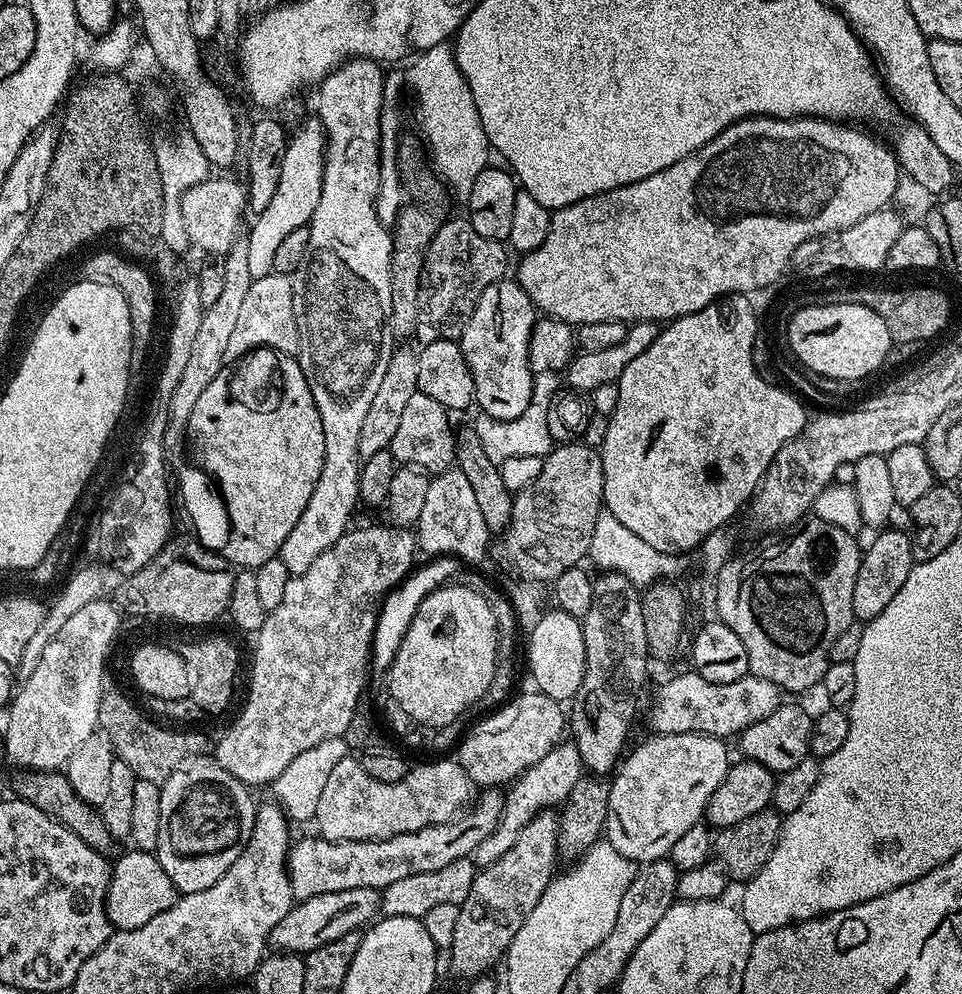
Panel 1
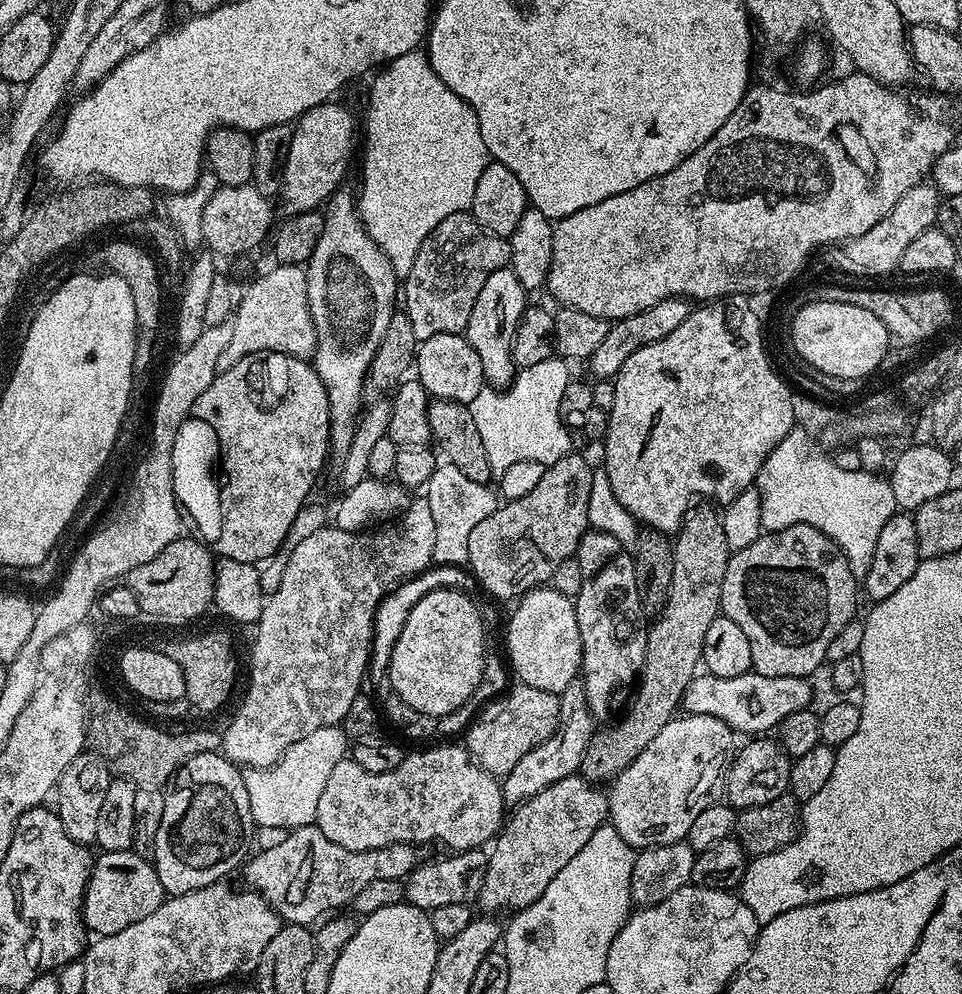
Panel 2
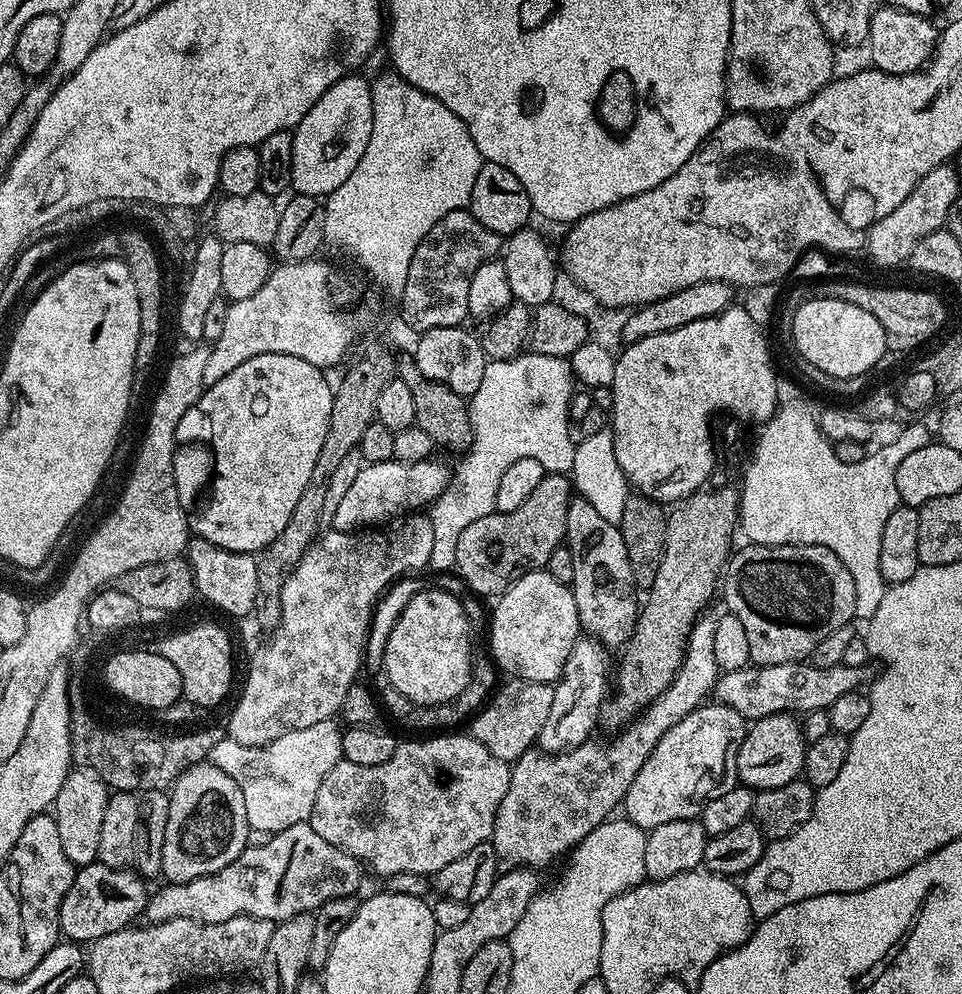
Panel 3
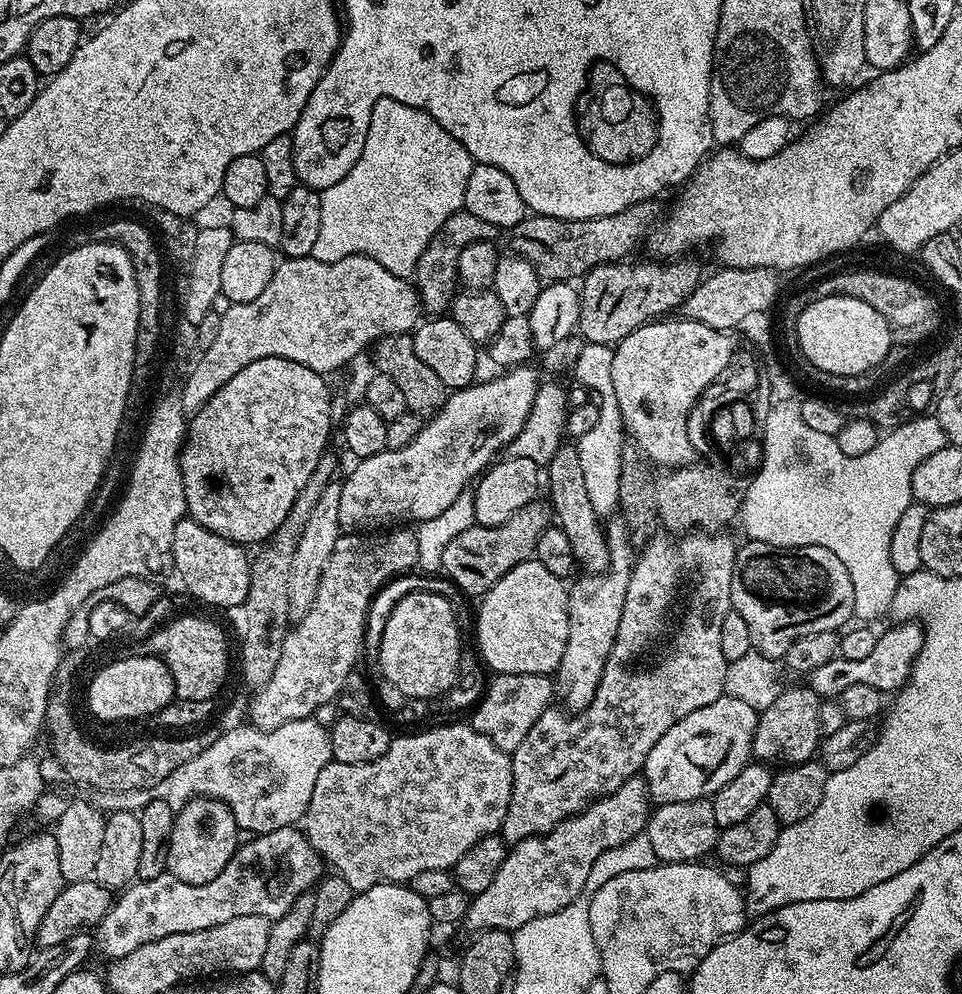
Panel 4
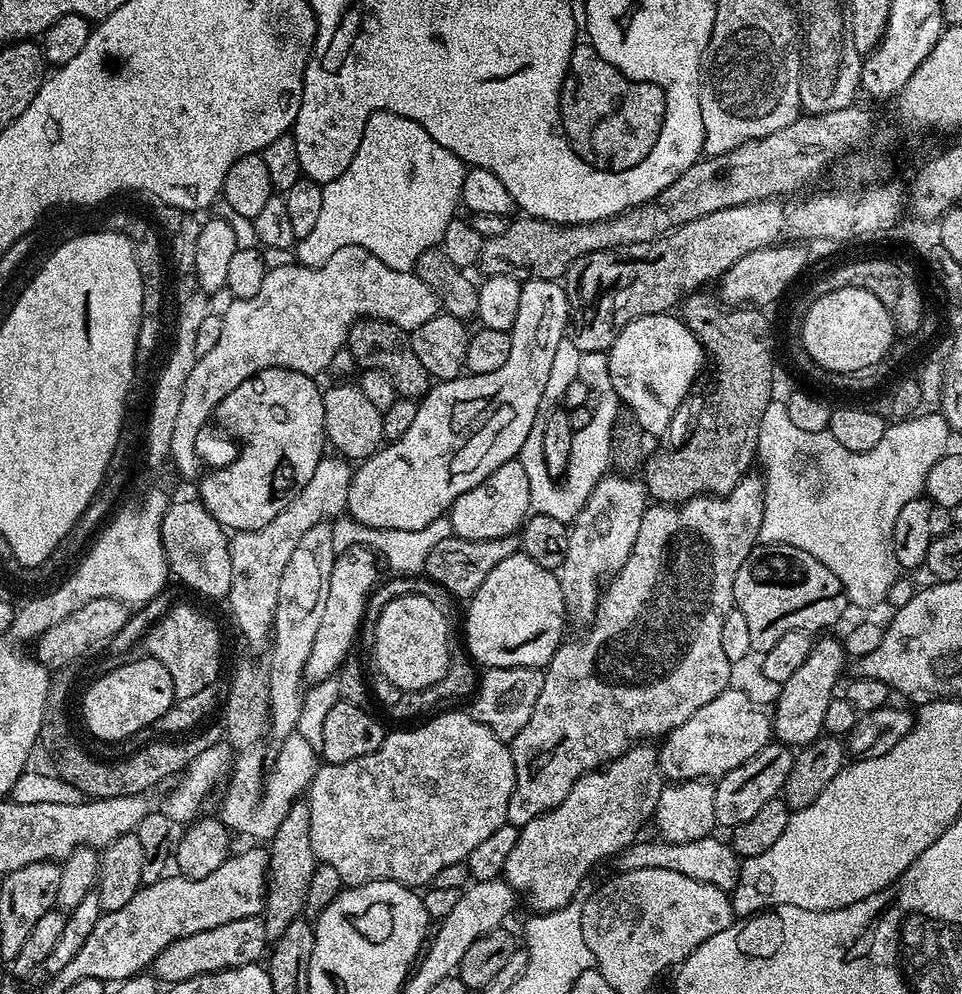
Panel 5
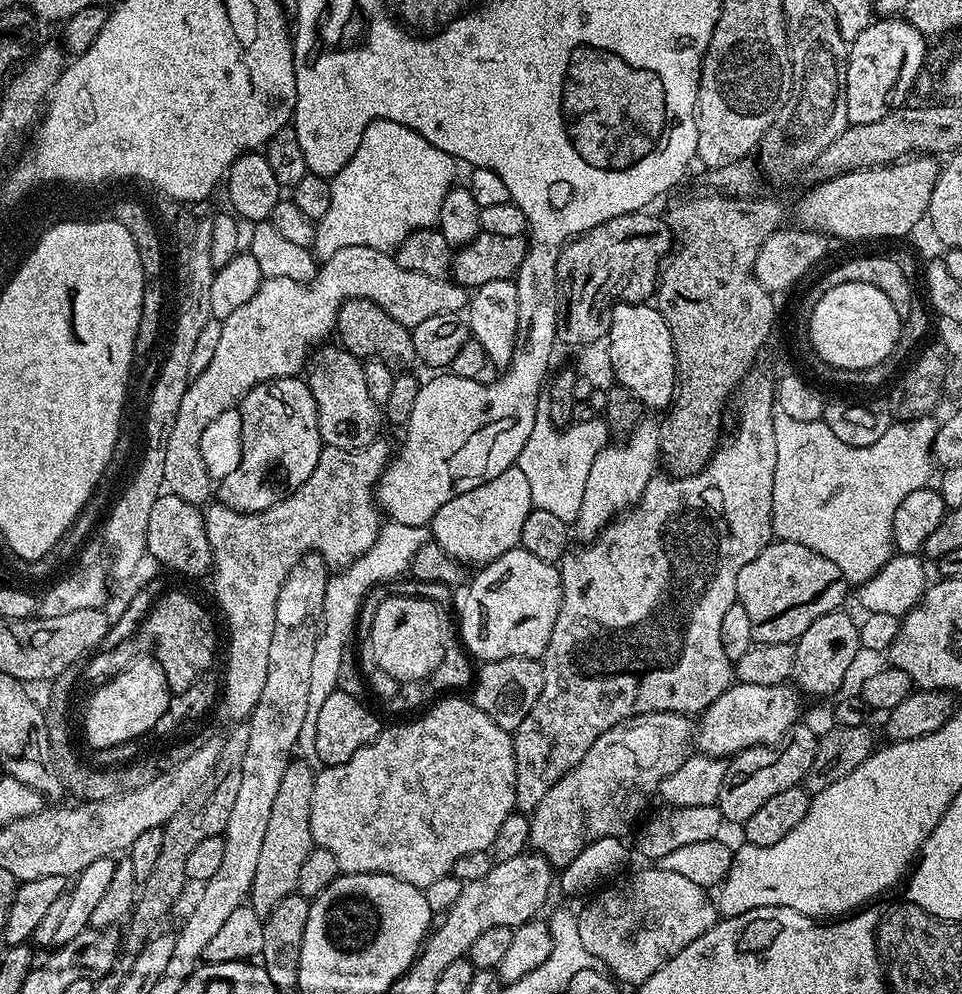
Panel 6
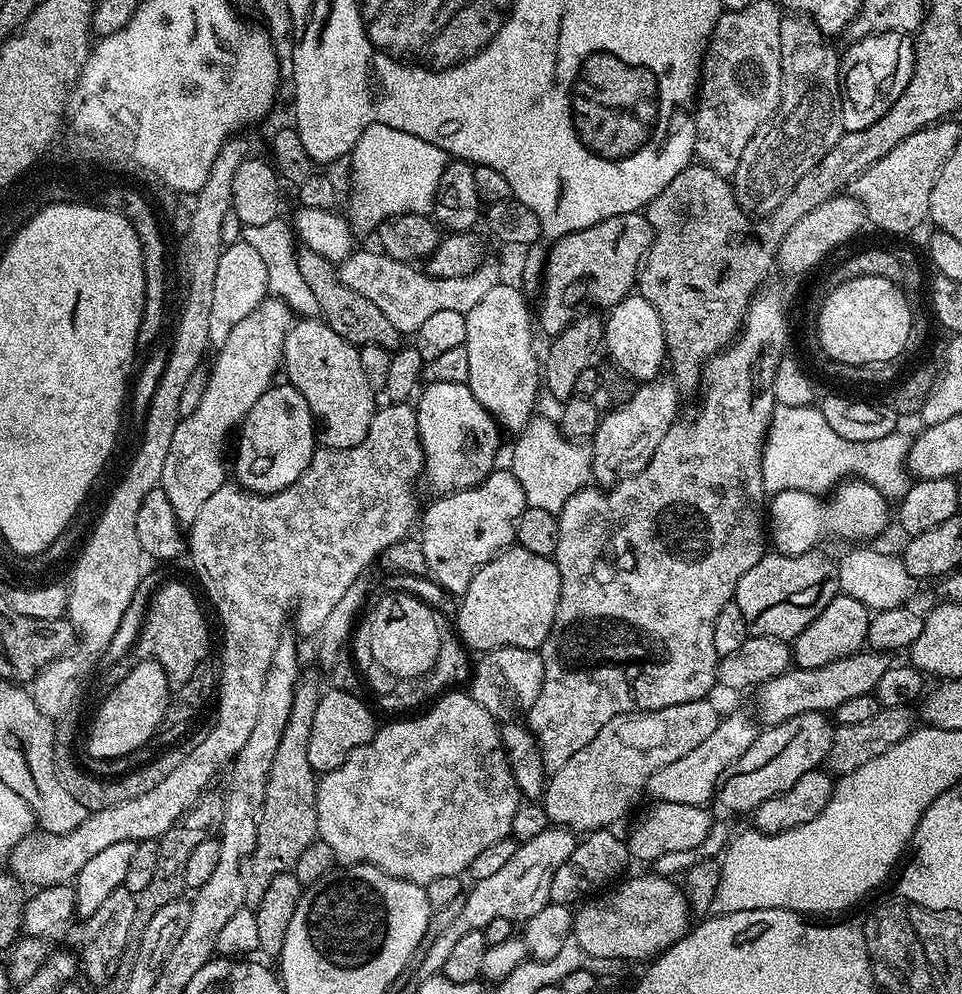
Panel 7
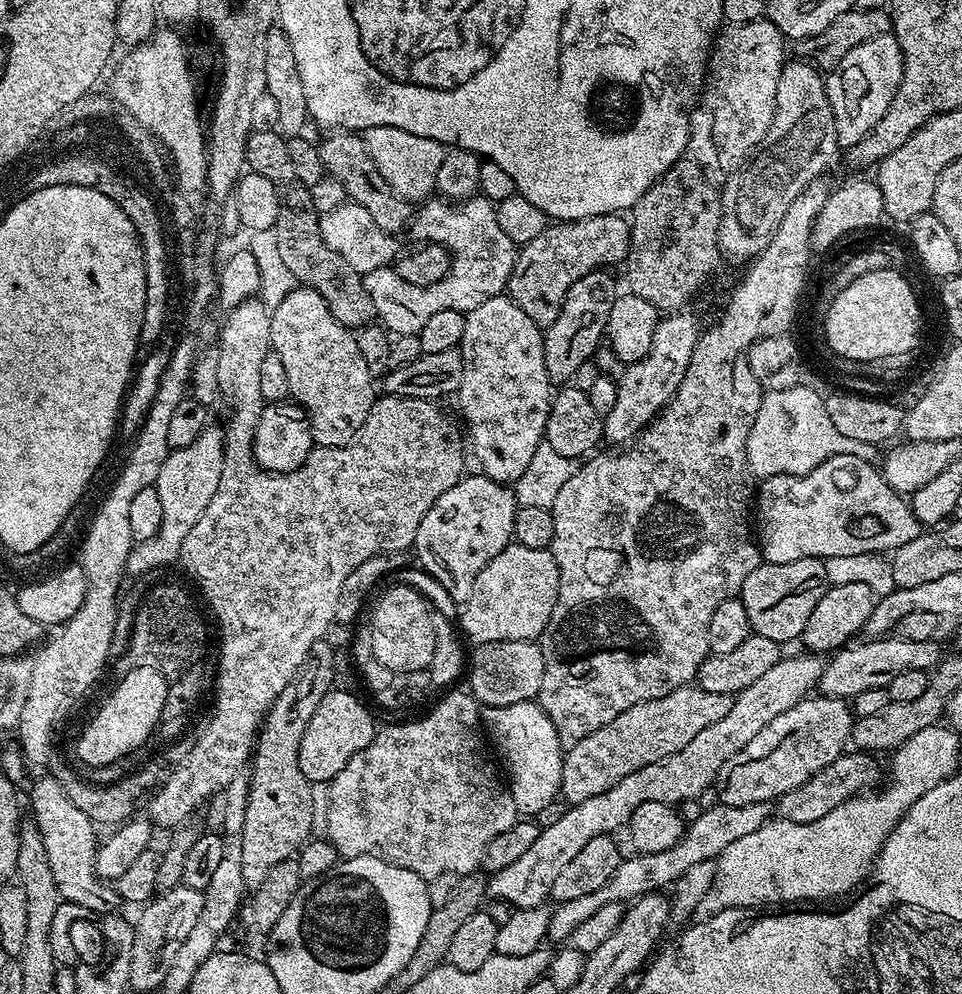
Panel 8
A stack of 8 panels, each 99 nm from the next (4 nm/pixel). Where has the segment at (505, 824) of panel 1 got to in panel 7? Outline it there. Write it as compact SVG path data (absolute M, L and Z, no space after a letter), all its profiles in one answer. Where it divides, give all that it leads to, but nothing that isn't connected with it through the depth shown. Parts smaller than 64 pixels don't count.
M657 378L641 383L629 400L617 403L611 410L603 413L595 434L590 438L591 479L597 485L611 486L642 470L646 462L654 458L658 442L666 438L670 426L675 424L681 415L680 399L681 393L671 379Z

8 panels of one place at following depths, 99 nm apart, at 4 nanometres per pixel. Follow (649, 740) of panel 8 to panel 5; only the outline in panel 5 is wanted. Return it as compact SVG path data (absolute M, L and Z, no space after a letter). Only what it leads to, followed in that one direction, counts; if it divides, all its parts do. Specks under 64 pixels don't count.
M641 742L633 744L632 747L624 751L623 756L612 761L611 764L605 764L602 770L595 772L587 772L582 778L578 778L574 782L574 786L570 790L570 794L566 794L566 798L562 798L562 802L558 802L558 806L554 806L549 812L543 812L538 818L534 818L530 822L526 822L524 827L520 829L518 834L518 842L514 842L514 850L510 850L509 856L506 857L506 866L504 867L503 879L507 880L508 884L521 897L528 899L528 904L532 907L533 913L539 914L541 912L553 912L562 906L566 906L572 900L577 899L580 887L584 884L584 879L588 876L588 871L591 870L595 864L600 864L603 860L619 857L620 853L625 848L629 848L632 844L637 843L640 831L644 828L644 823L651 821L656 814L656 807L658 806L658 798L662 794L662 790L666 787L666 777L660 770L660 754L655 747L648 742Z

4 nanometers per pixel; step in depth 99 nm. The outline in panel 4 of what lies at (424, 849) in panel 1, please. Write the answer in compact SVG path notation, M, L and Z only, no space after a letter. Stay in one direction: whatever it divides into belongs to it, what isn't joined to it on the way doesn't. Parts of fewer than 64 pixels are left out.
M289 826L282 830L274 830L273 832L257 835L255 838L249 840L252 840L249 844L241 843L239 847L237 847L236 855L230 858L230 862L226 862L226 870L222 870L222 874L218 874L218 878L210 878L210 882L206 882L205 884L182 882L178 878L174 878L169 871L163 872L158 878L140 880L139 882L129 884L127 888L123 889L123 891L113 899L112 909L104 915L102 922L96 925L94 929L95 951L97 953L101 952L106 958L105 961L111 962L118 958L126 958L126 954L132 953L133 950L138 950L138 946L142 946L146 942L158 942L158 938L166 938L170 934L186 934L187 932L197 932L198 930L210 930L222 922L230 922L230 918L242 918L246 914L258 914L259 916L275 918L286 914L286 910L290 910L290 906L294 906L297 898L309 895L325 875L326 865L324 859L316 853L314 846L310 846L307 836L304 835L299 827Z

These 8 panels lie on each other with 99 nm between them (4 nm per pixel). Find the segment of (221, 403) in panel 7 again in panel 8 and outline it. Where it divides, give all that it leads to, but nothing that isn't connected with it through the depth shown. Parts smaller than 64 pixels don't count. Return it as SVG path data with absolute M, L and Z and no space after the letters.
M209 426L202 430L194 442L185 448L171 449L158 470L154 485L158 502L162 502L162 522L154 538L141 540L133 547L128 556L128 572L140 576L143 572L152 572L155 568L164 568L167 564L176 564L180 559L182 542L186 542L190 530L202 518L202 510L210 506L214 490L218 490L218 481L222 479L222 462L224 461L224 429Z

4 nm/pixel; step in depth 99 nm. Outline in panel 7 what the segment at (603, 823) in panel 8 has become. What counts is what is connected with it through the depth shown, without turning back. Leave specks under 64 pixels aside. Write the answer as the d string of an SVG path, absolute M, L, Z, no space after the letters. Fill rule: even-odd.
M732 712L729 716L727 713L714 734L710 734L710 738L698 742L698 746L694 746L690 754L678 758L678 762L670 762L670 766L662 766L662 770L648 779L647 795L650 794L653 801L707 805L708 799L717 795L720 780L727 768L738 762L738 758L742 758L742 754L746 754L746 750L750 750L750 746L756 741L758 727L756 728L757 721L753 720L744 712ZM549 826L546 830L542 830L542 834L538 834L538 838L530 838L530 842L517 843L514 855L499 871L490 878L475 881L469 892L467 889L462 914L454 918L452 925L442 934L431 937L427 945L428 950L426 948L422 954L424 961L420 964L419 975L424 978L437 975L443 969L450 950L454 950L454 942L458 942L462 934L483 930L494 918L523 922L538 914L538 910L542 910L542 906L550 902L550 882L554 882L558 866L562 866L562 862L570 858L577 843L577 833L559 826Z

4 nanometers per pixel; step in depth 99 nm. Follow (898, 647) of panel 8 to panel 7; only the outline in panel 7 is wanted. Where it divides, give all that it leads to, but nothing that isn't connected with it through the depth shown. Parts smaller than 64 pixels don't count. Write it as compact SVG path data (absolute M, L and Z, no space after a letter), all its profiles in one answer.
M861 650L853 656L842 658L838 662L830 662L821 668L789 667L778 678L759 689L760 716L765 725L780 724L783 720L794 718L803 712L835 713L842 702L854 698L857 694L875 693L878 681L890 666L890 660L885 653L873 650Z

